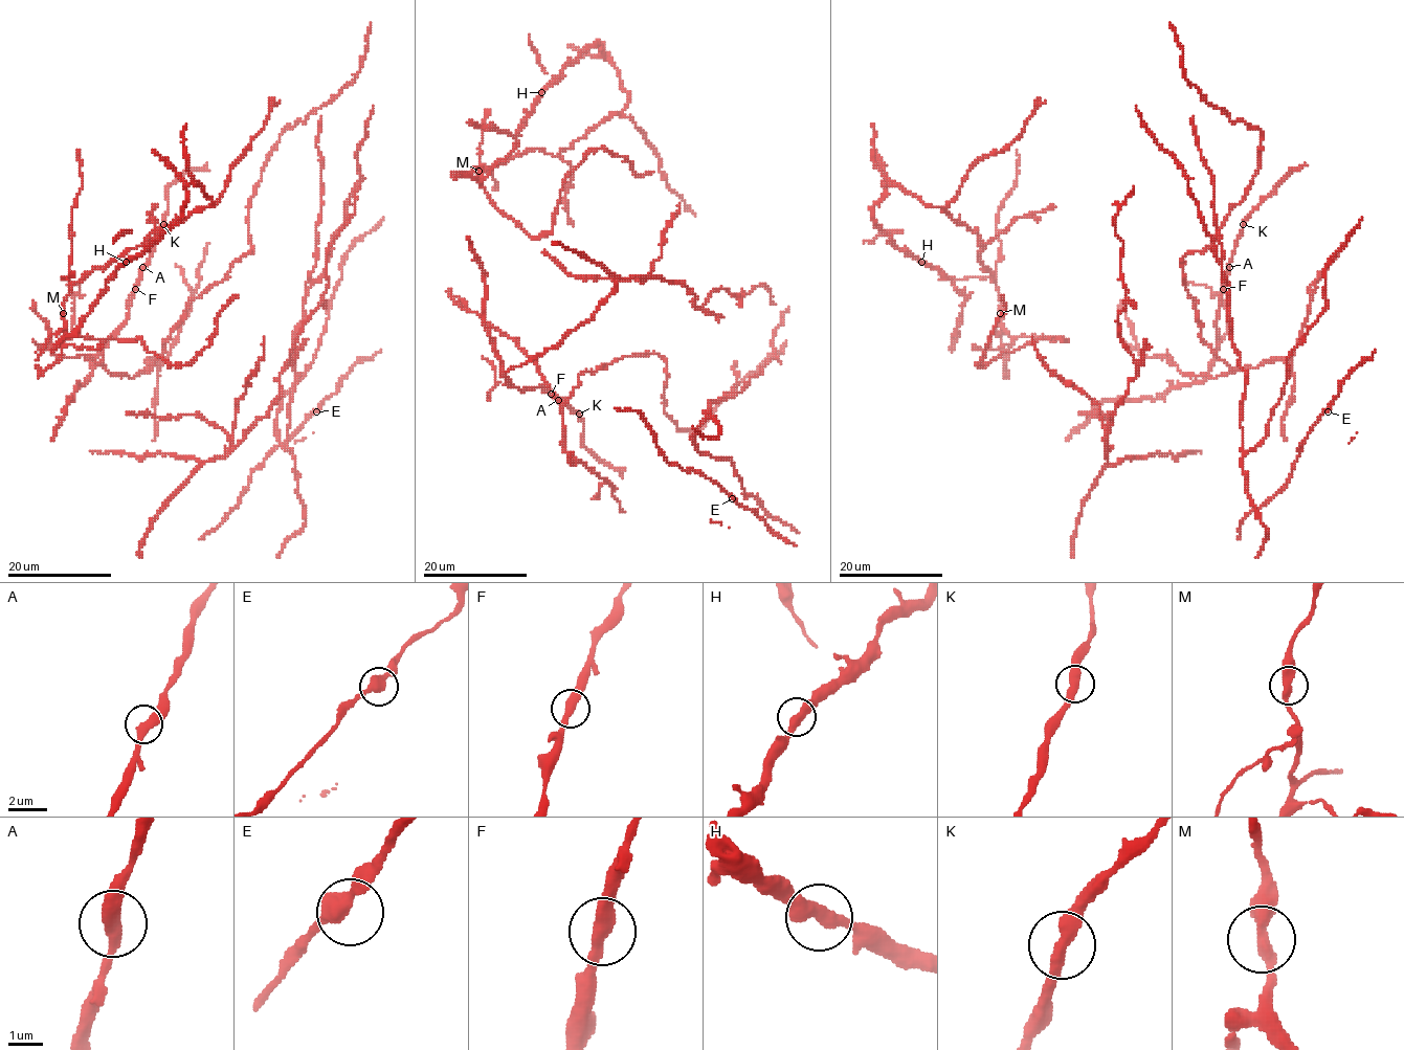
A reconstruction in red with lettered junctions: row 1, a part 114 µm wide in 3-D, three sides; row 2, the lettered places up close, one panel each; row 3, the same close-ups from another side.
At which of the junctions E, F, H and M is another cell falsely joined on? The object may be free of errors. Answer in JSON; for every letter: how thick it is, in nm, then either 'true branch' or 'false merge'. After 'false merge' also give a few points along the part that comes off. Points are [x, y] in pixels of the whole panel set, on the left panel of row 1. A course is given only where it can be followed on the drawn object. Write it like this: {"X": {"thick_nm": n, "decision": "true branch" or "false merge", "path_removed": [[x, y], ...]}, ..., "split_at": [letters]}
{"E": {"thick_nm": 440, "decision": "true branch"}, "F": {"thick_nm": 400, "decision": "true branch"}, "H": {"thick_nm": 400, "decision": "true branch"}, "M": {"thick_nm": 400, "decision": "true branch"}, "split_at": []}

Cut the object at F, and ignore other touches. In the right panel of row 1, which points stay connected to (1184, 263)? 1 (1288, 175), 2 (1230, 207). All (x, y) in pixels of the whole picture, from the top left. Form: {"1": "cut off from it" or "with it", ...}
{"1": "cut off from it", "2": "with it"}

